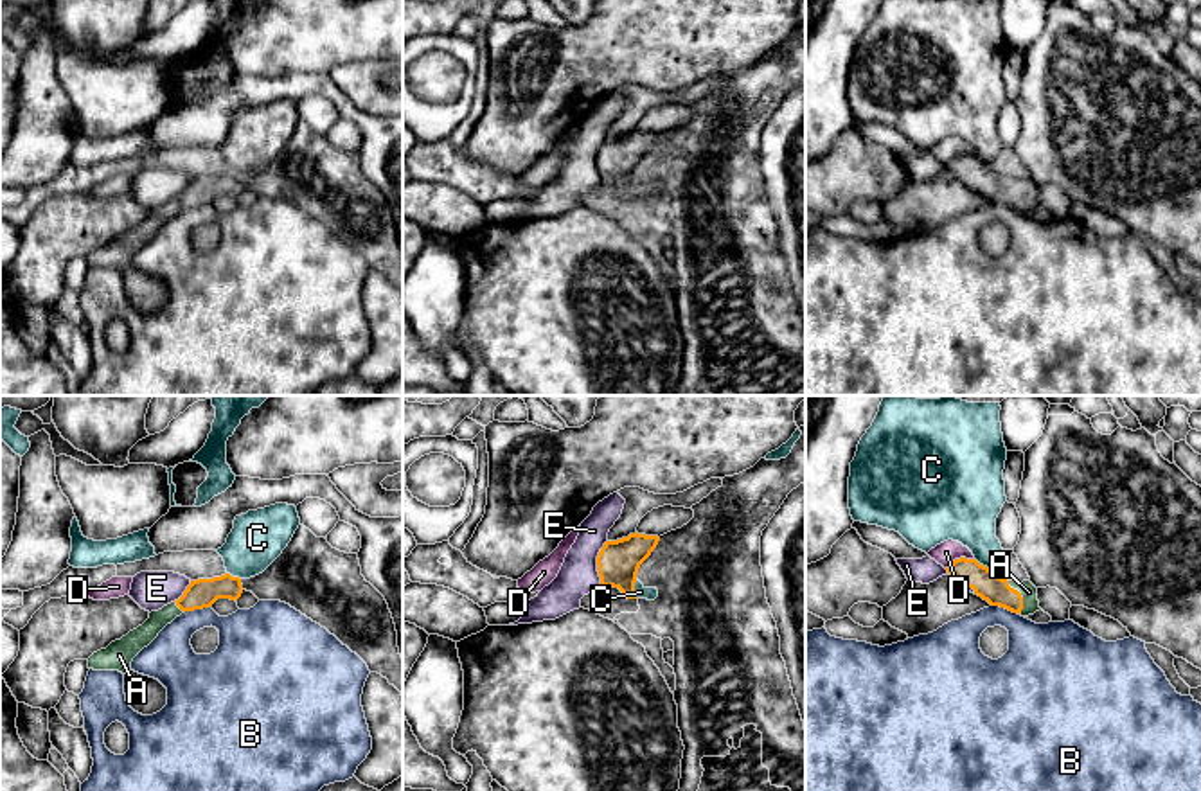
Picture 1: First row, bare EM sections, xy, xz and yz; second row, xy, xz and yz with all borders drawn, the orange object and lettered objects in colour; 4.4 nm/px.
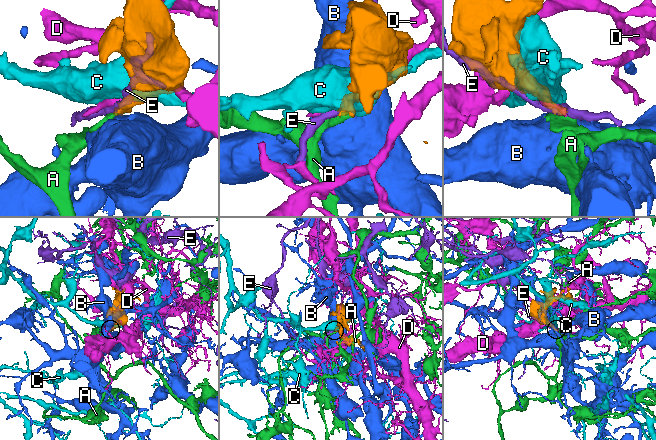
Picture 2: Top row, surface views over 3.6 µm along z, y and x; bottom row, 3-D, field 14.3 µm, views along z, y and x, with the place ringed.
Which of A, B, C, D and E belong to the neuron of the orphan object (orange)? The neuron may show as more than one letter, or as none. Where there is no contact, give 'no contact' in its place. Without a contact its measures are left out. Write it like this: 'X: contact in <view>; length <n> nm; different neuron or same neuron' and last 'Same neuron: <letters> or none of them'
A: contact in yz; length 160 nm; same neuron
B: contact in yz; length 140 nm; different neuron
C: contact in xz; length 90 nm; different neuron
D: contact in yz; length 140 nm; different neuron
E: contact in xz; length 130 nm; different neuron
Same neuron: A

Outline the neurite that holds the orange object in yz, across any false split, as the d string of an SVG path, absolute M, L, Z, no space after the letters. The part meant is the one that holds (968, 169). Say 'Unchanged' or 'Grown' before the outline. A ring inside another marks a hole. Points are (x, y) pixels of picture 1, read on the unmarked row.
Grown. M955 156L947 171L964 185L973 185L978 194L991 203L1005 205L1021 214L1039 209L1037 185L1030 178L1007 178L994 173L987 164L976 156Z

